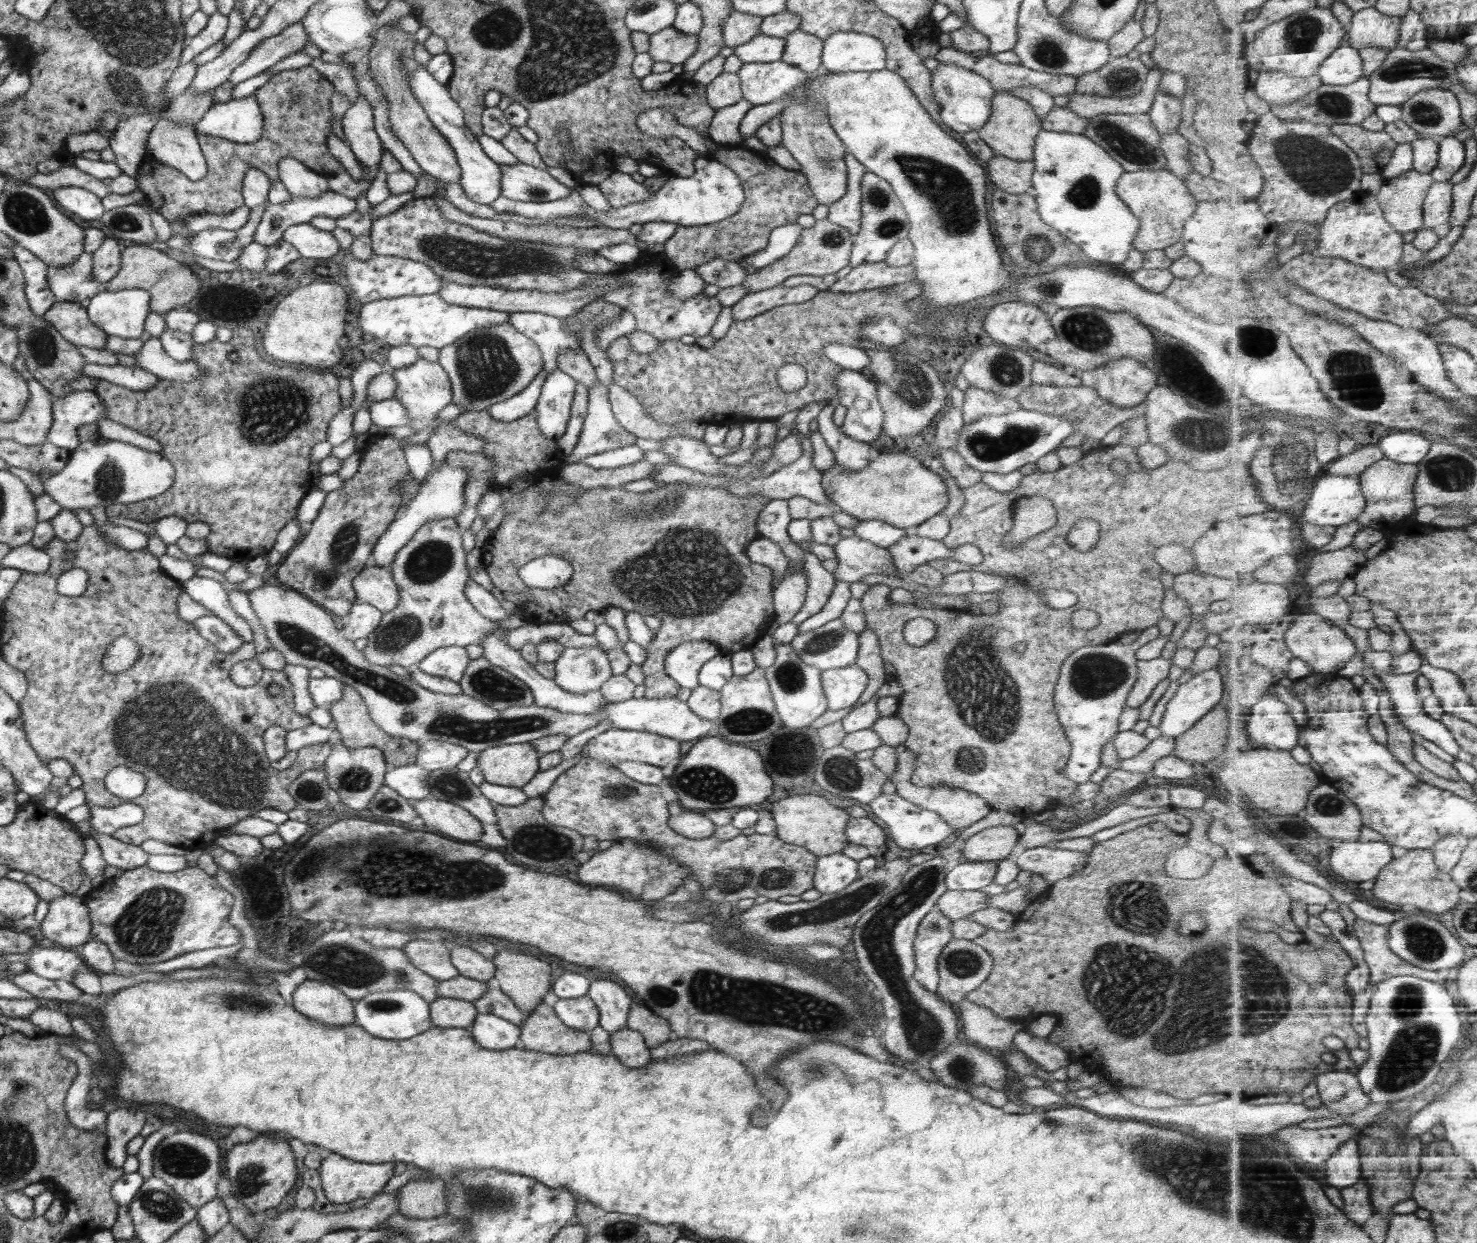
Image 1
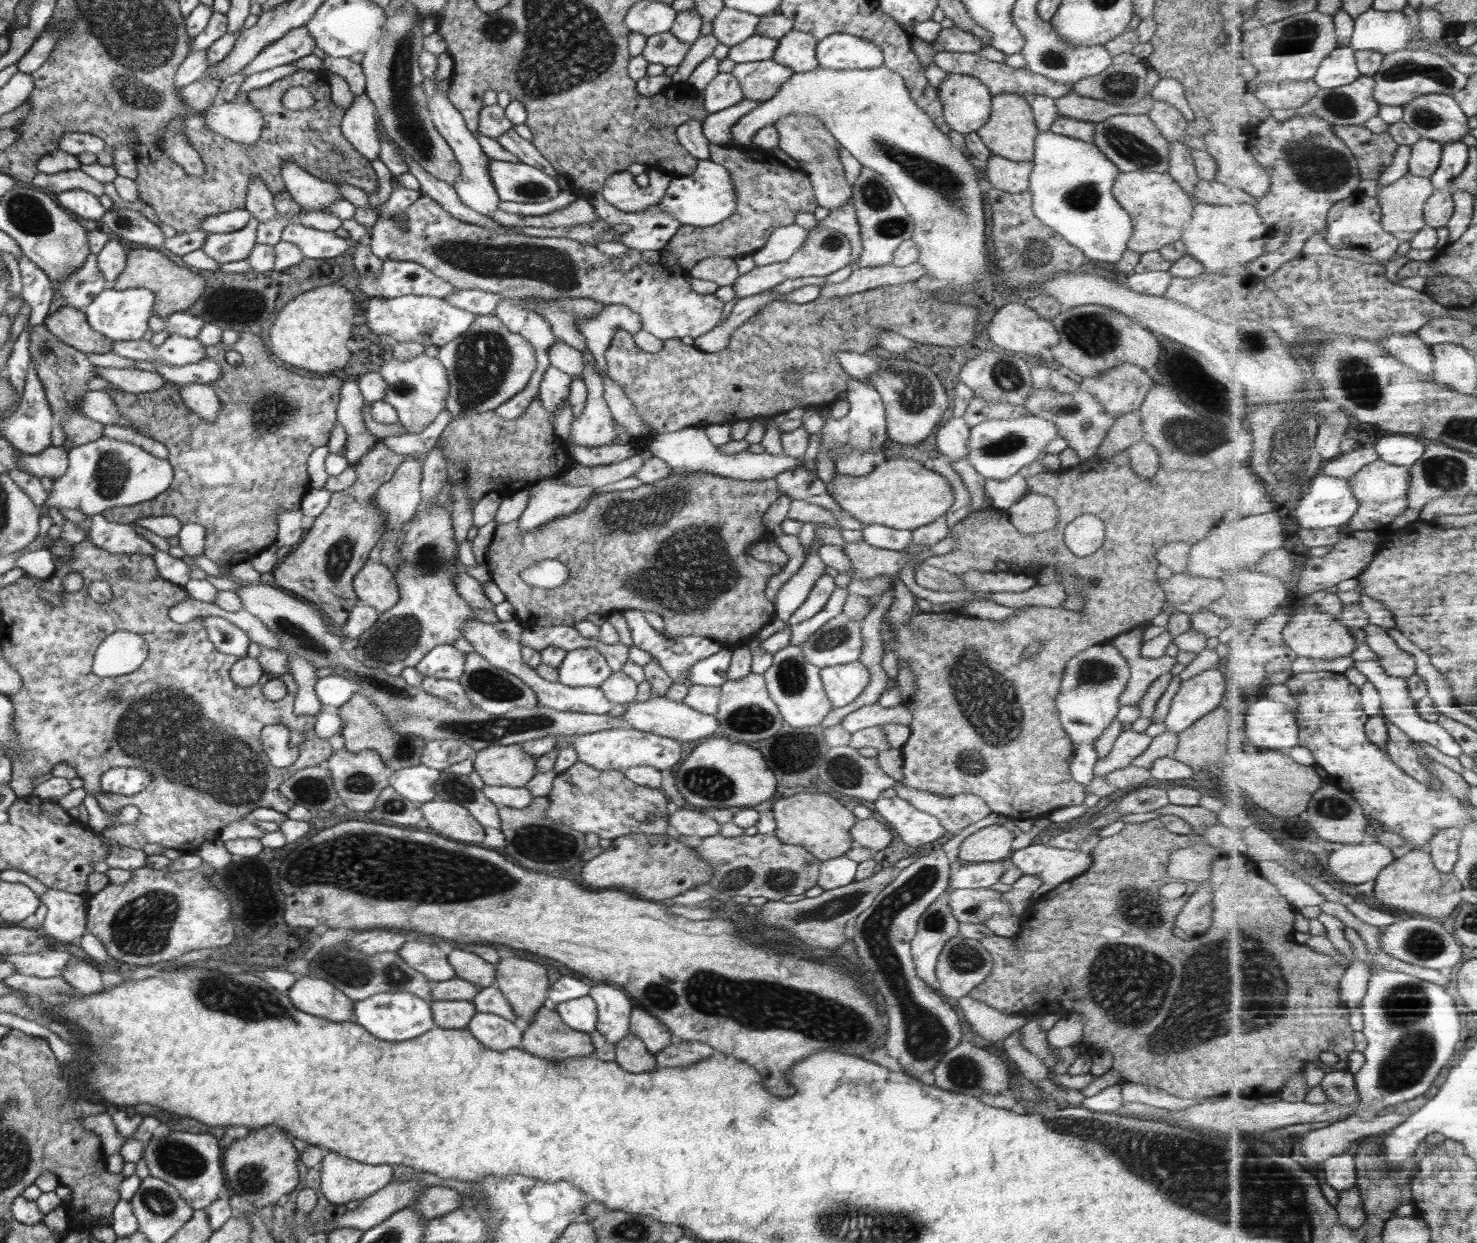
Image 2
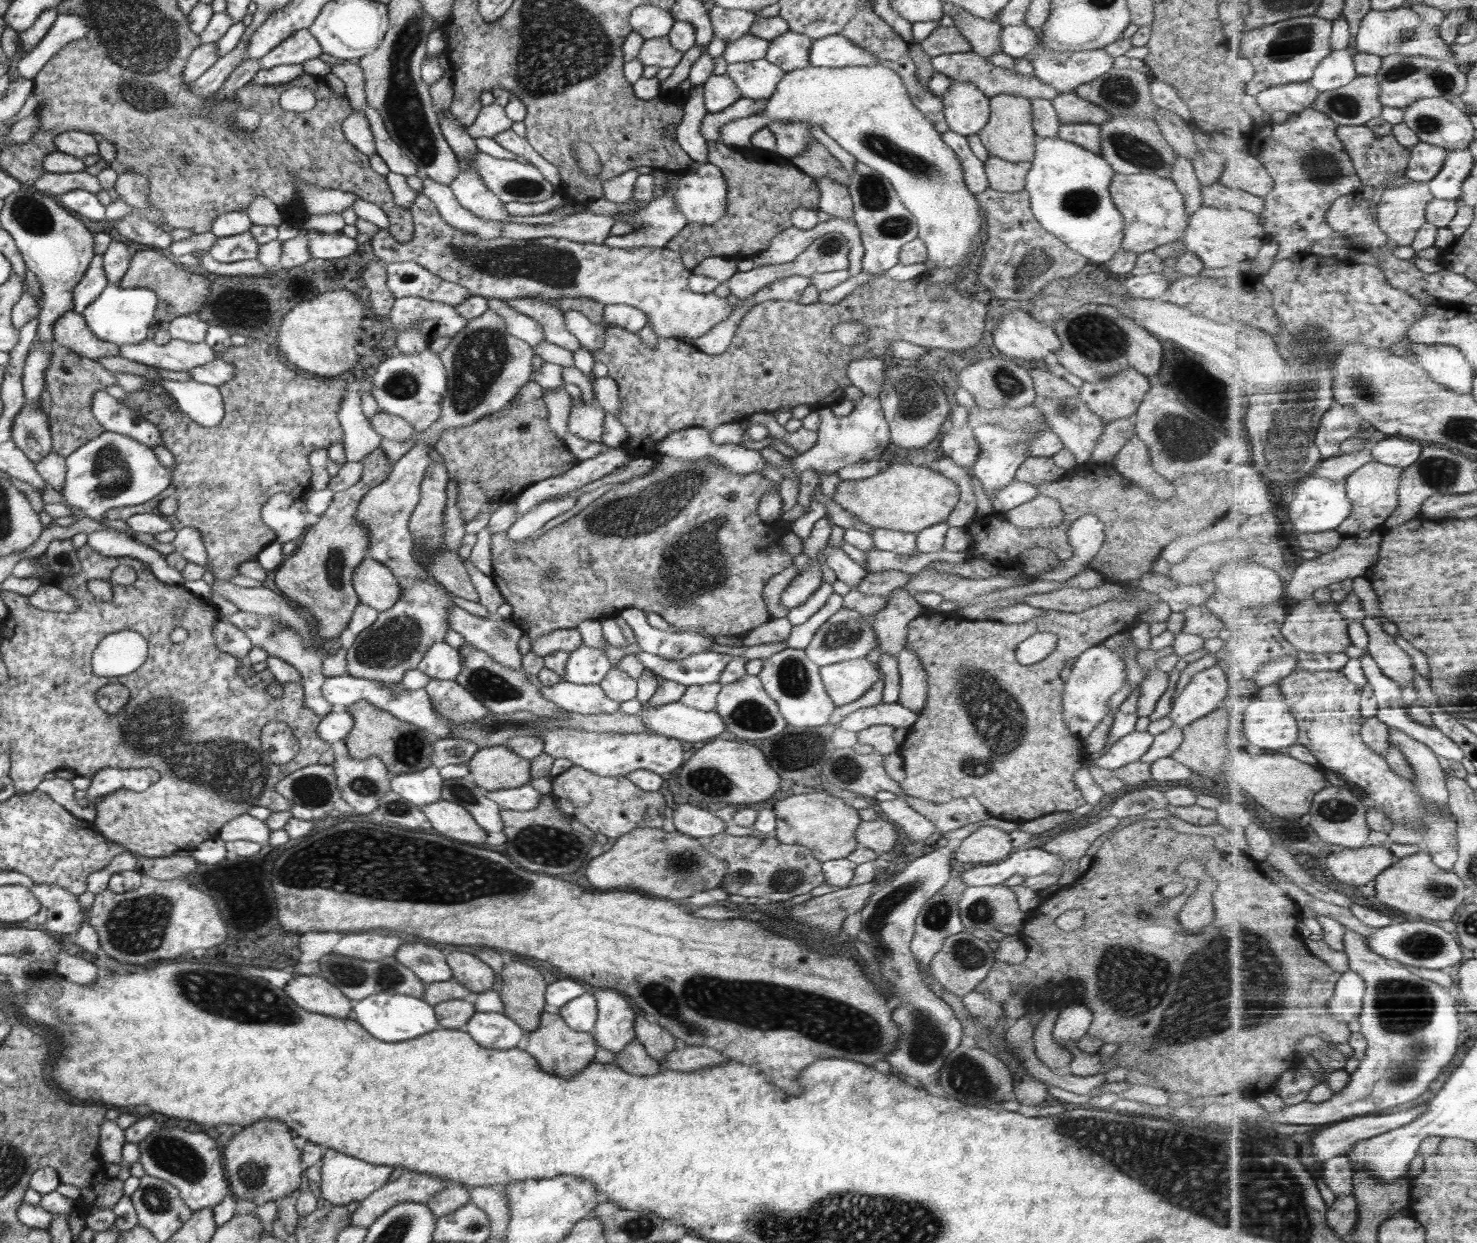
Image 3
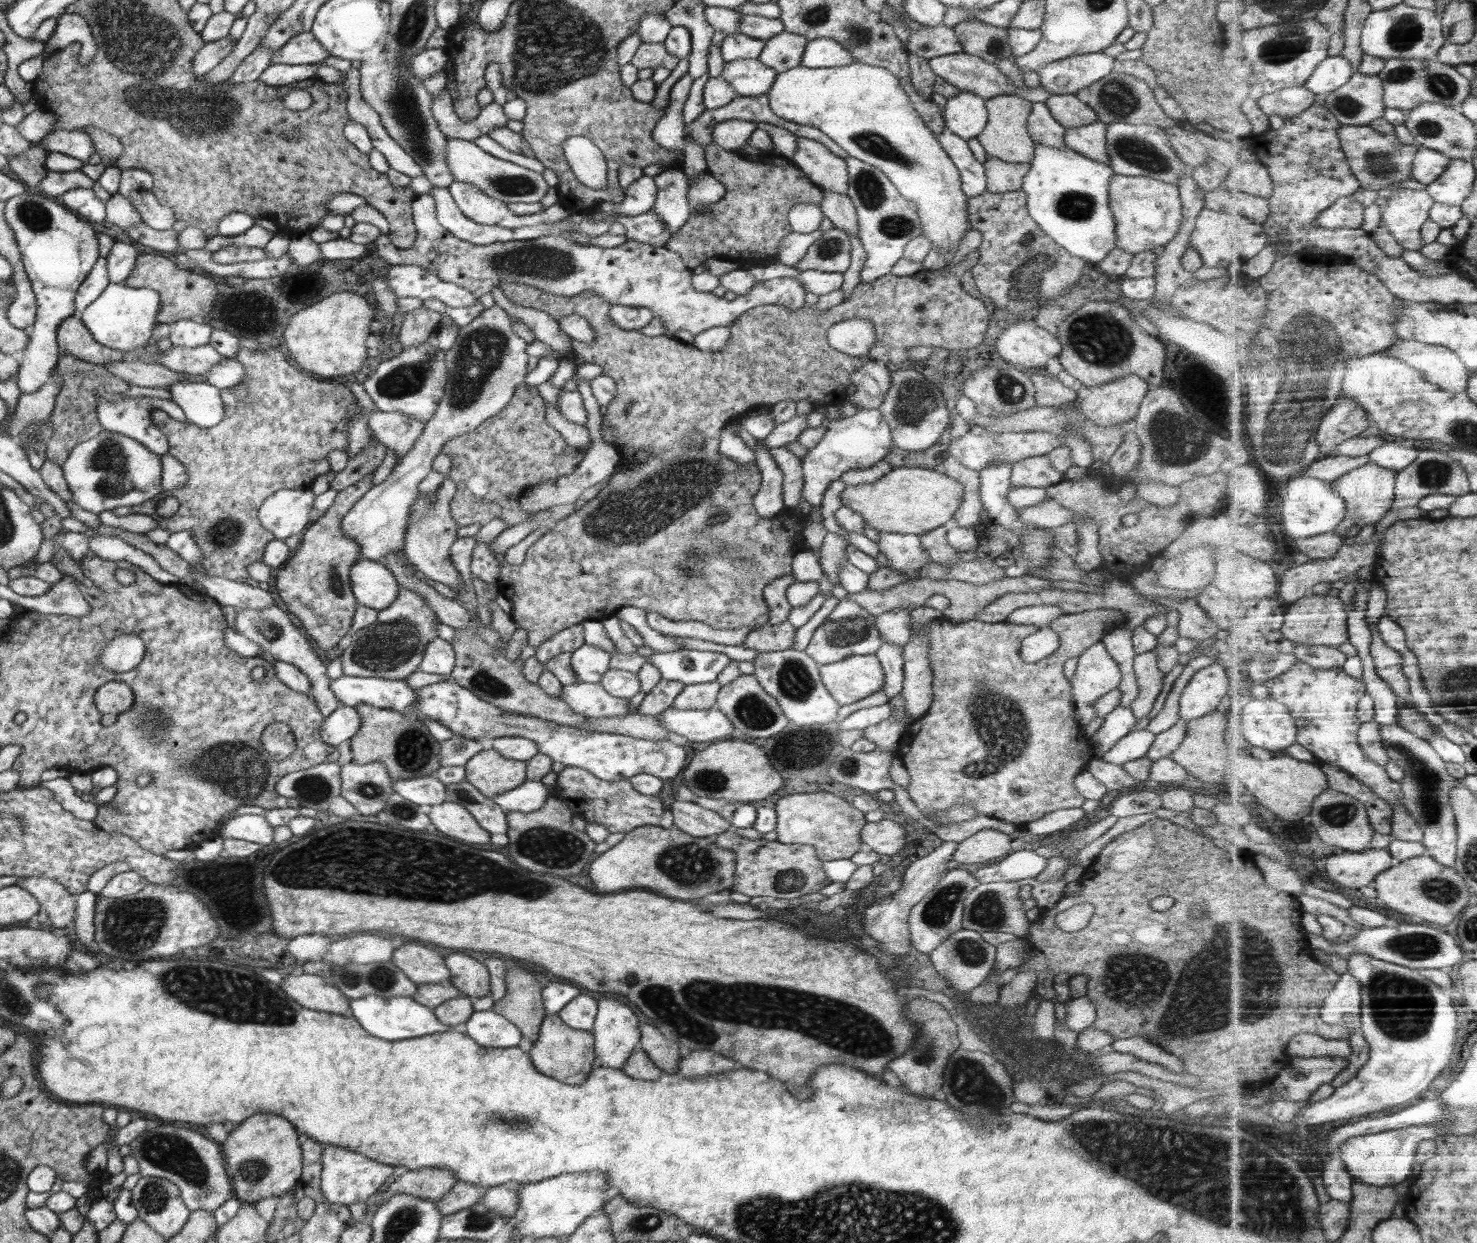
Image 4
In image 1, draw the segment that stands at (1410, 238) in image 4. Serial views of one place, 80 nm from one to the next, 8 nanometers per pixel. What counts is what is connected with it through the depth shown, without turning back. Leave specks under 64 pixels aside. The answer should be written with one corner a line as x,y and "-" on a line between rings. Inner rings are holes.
1414,169
1405,172
1402,176
1392,179
1384,179
1385,183
1376,195
1381,206
1387,215
1388,222
1396,230
1402,232
1404,235
1414,230
1421,230
1425,226
1425,203
1431,188
1435,184
1435,177
1432,174
1422,174
1420,171

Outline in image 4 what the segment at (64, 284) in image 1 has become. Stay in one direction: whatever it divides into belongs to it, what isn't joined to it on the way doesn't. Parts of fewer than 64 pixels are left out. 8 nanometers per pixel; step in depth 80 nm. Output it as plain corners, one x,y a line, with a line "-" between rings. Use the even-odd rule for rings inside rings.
99,256
88,276
82,281
75,294
75,313
73,316
81,318
84,309
96,300
104,289
111,283
107,271
107,260

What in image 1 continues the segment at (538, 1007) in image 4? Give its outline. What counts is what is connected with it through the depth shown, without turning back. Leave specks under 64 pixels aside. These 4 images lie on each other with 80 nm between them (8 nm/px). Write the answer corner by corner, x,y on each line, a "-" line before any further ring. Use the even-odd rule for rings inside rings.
513,950
496,952
494,978
501,991
508,995
526,1016
541,1004
550,986
550,964
538,957
518,954

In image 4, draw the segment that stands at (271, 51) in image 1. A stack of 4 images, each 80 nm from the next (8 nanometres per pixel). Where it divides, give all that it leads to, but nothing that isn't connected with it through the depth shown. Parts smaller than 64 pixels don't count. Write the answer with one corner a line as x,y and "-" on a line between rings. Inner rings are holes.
301,32
273,52
272,63
322,64
330,56
311,32

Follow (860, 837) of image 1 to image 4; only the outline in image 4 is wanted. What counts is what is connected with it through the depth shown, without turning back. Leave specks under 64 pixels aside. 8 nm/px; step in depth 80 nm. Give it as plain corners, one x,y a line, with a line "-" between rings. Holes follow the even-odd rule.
884,818
880,822
867,822
861,830
861,840
870,850
887,857
904,848
906,834
899,823

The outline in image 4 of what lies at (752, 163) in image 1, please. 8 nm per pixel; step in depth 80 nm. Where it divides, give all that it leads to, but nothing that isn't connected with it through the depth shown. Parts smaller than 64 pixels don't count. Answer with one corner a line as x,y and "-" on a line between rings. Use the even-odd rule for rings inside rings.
711,142
705,146
707,170
725,187
725,196
705,208
705,213
690,214
688,220
671,234
665,244
677,252
692,270
707,258
726,258
741,268
777,258
782,238
793,230
788,224
789,210
795,204
820,206
822,189
804,174
791,160
785,165
746,160
736,151
724,150

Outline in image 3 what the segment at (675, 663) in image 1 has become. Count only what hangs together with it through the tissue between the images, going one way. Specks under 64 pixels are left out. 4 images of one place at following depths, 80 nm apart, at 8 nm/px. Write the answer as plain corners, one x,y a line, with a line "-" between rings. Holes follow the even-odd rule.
625,607
619,613
633,630
637,645
644,652
676,660
686,658
689,654
711,651
713,640
686,631
658,630
647,621
646,613
639,607

